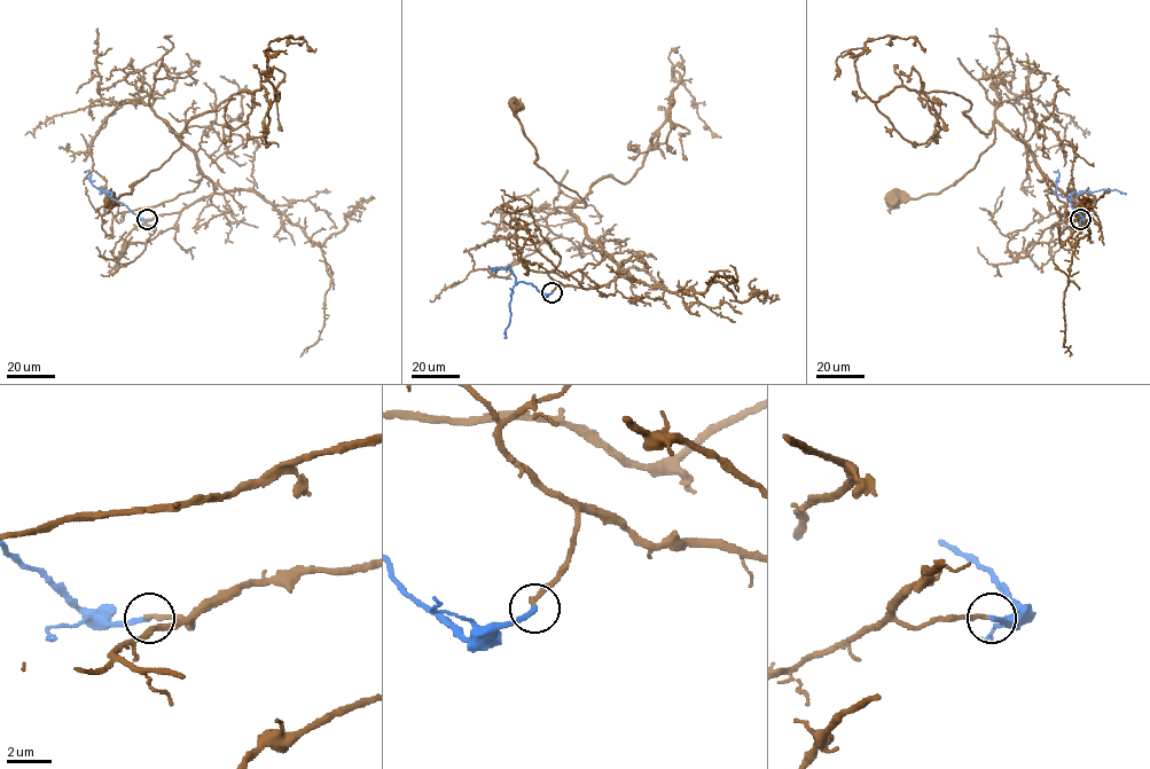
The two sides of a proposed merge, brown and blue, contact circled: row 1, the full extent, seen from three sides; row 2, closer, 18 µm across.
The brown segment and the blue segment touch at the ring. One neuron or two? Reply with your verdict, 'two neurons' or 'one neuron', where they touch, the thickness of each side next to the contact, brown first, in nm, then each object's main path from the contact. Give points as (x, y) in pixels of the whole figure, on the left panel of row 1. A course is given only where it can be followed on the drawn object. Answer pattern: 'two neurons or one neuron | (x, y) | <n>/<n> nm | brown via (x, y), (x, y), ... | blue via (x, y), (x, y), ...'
one neuron | (147, 219) | 240/240 nm | brown via (147, 219), (180, 211), (213, 193), (195, 155), (166, 123), (181, 146), (130, 186), (131, 194), (109, 198) | blue via (147, 219), (139, 218), (110, 197), (111, 193), (104, 193), (106, 189), (100, 194)

